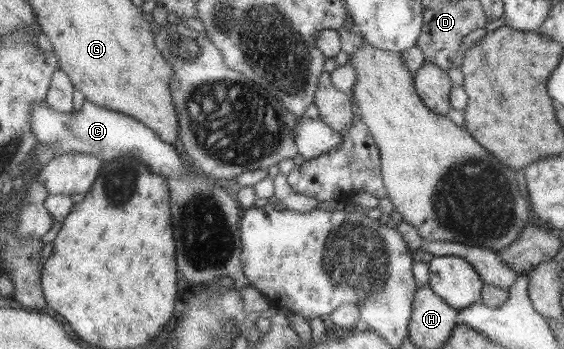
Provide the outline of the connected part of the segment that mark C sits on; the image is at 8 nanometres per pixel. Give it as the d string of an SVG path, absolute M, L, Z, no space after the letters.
M87 99L79 111L65 114L50 109L45 102L41 105L32 105L29 123L31 123L31 133L35 135L35 141L47 143L49 147L53 147L55 155L77 151L94 155L103 161L117 159L121 155L131 155L131 157L137 157L149 172L165 179L169 177L180 179L182 175L187 175L187 171L193 170L181 165L179 153L175 151L175 144L161 141L156 133L139 121L135 121L133 117L103 109Z

